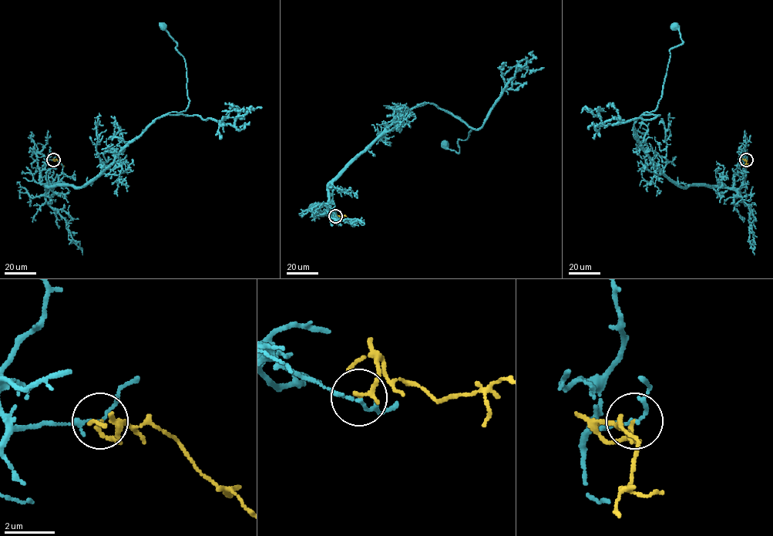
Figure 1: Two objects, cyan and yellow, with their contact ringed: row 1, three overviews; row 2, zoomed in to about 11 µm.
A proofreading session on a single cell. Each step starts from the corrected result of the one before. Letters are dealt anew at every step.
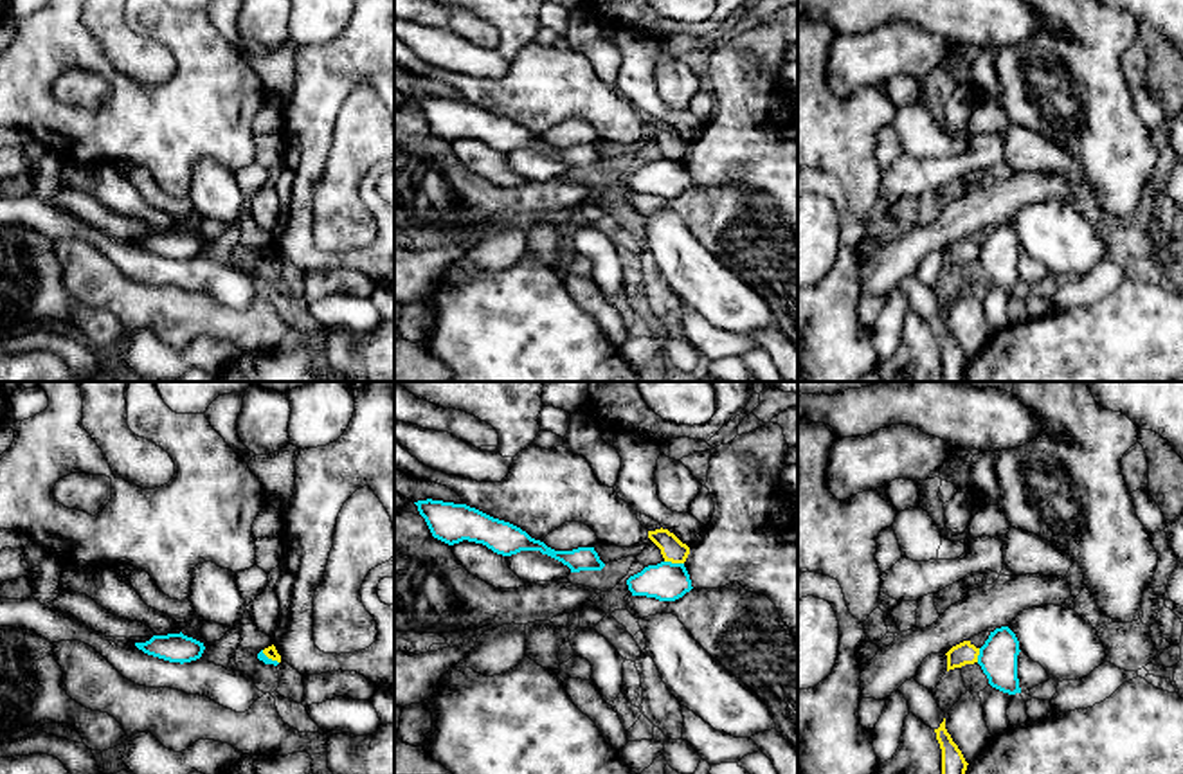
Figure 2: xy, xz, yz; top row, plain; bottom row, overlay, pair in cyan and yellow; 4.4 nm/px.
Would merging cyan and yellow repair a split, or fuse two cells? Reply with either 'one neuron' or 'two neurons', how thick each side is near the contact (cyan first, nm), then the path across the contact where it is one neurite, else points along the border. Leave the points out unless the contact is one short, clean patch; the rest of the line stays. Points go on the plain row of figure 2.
two neurons; calibres 180 and 110 nm; border xz (665, 157), (683, 161)

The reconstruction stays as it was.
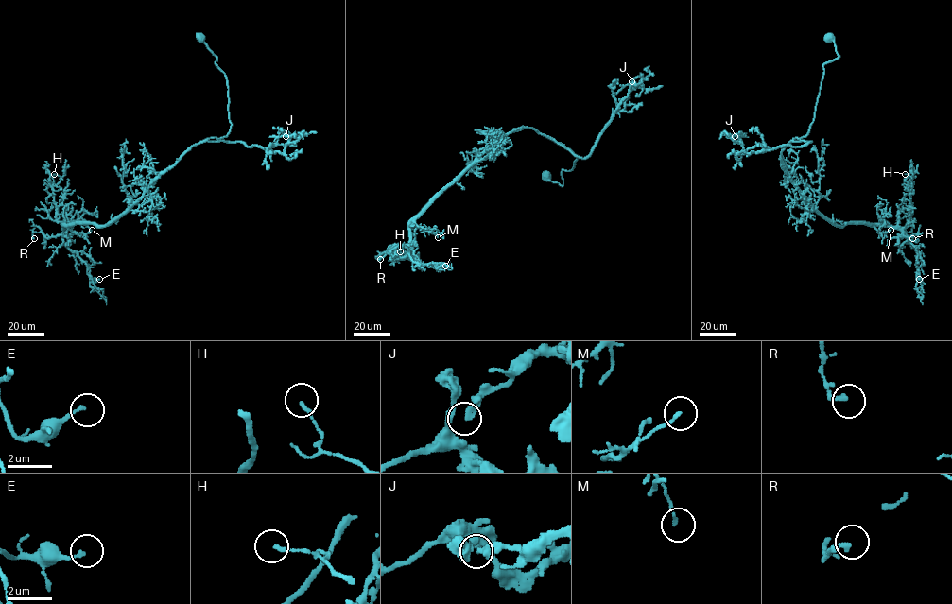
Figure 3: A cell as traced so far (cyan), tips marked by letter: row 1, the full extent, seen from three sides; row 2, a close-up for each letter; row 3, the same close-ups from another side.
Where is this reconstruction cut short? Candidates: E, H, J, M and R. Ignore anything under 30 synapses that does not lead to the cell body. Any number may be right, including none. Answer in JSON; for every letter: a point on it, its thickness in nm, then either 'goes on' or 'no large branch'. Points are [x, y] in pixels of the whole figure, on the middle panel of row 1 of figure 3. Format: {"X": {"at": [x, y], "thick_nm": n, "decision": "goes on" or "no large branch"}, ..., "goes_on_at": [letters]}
{"E": {"at": [445, 266], "thick_nm": 160, "decision": "no large branch"}, "H": {"at": [400, 251], "thick_nm": 170, "decision": "no large branch"}, "J": {"at": [631, 81], "thick_nm": 140, "decision": "no large branch"}, "M": {"at": [438, 237], "thick_nm": 140, "decision": "no large branch"}, "R": {"at": [380, 259], "thick_nm": 240, "decision": "no large branch"}, "goes_on_at": []}

